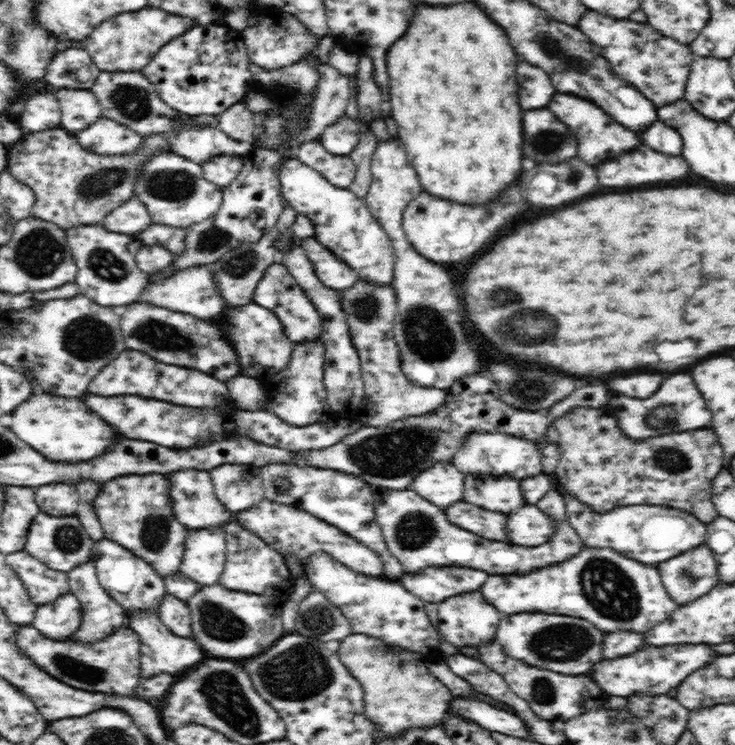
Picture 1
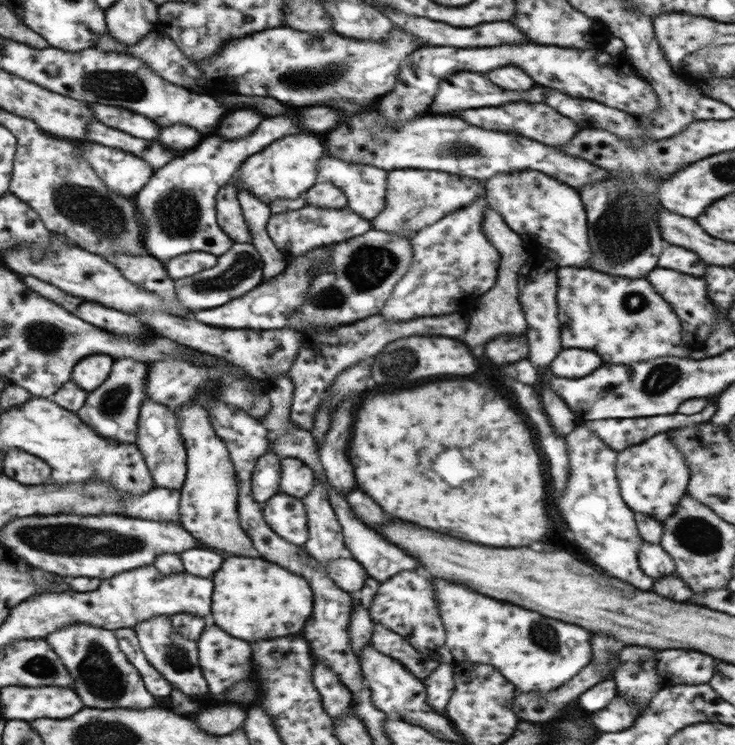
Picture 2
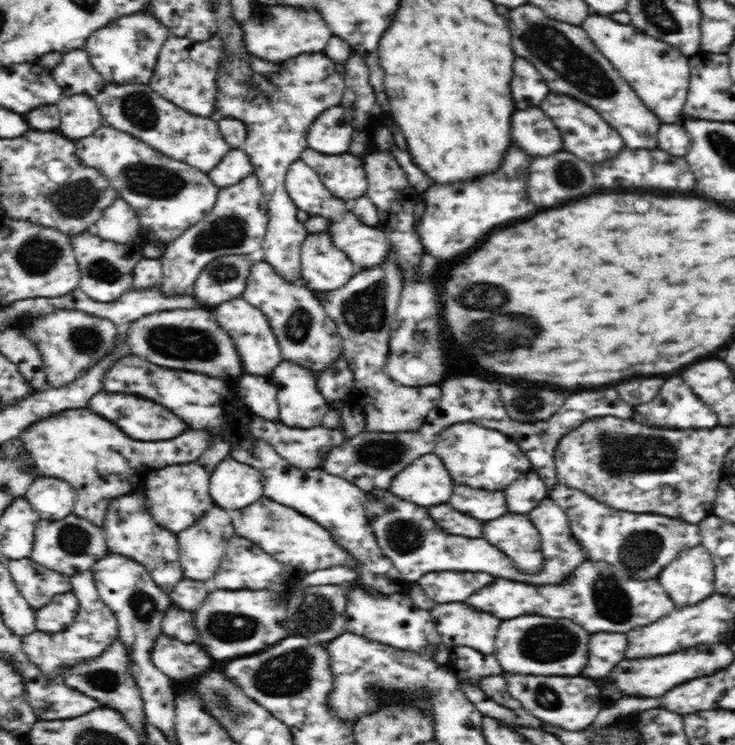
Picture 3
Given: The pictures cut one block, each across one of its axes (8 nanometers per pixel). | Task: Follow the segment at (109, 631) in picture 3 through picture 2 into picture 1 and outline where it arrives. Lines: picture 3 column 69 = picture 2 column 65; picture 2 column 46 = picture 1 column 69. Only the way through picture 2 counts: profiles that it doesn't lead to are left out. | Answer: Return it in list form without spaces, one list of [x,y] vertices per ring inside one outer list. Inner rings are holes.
[[[91,561],[77,565],[71,572],[68,572],[69,593],[78,598],[82,607],[82,624],[76,634],[66,638],[66,642],[81,642],[82,644],[92,644],[108,639],[115,634],[121,627],[127,625],[125,610],[108,595],[100,584],[99,576],[96,573],[96,566]]]

